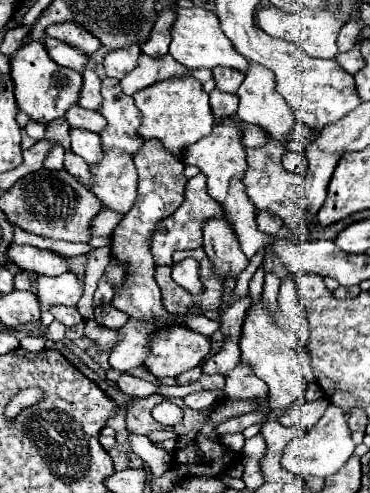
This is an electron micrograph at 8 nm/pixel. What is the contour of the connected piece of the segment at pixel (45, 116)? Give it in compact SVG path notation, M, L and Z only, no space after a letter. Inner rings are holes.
M43 38L31 40L25 46L21 46L11 56L9 66L11 66L11 78L13 78L13 86L15 86L17 106L23 112L27 112L33 120L49 124L51 120L65 116L65 112L71 104L77 104L79 88L81 88L81 74L71 68L63 68L63 66L55 64L45 50Z

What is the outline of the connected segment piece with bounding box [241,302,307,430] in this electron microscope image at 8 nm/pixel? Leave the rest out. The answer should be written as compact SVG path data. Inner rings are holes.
M263 302L259 306L251 306L251 312L247 314L247 320L243 324L241 358L245 362L253 364L255 374L265 384L271 384L271 386L269 386L269 408L241 416L241 430L245 430L247 426L251 426L255 422L265 422L271 412L285 410L291 402L305 396L305 390L307 390L305 378L295 374L293 368L289 366L289 364L293 364L295 356L297 356L297 350L295 350L295 338L293 338L291 330L283 332L283 328L275 328L275 324L271 324L271 316L267 316L267 308L263 308ZM273 384L277 384L277 386L273 386Z

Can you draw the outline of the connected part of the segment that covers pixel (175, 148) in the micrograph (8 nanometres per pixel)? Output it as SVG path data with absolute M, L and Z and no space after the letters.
M187 76L187 80L163 80L151 88L135 92L133 98L141 112L141 126L137 128L137 136L143 140L157 138L177 160L183 160L187 146L195 144L213 130L215 116L209 106L209 96L203 92L201 82L193 76Z

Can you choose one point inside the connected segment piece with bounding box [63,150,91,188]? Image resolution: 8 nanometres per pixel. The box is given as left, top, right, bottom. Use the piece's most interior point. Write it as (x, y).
(74, 164)

